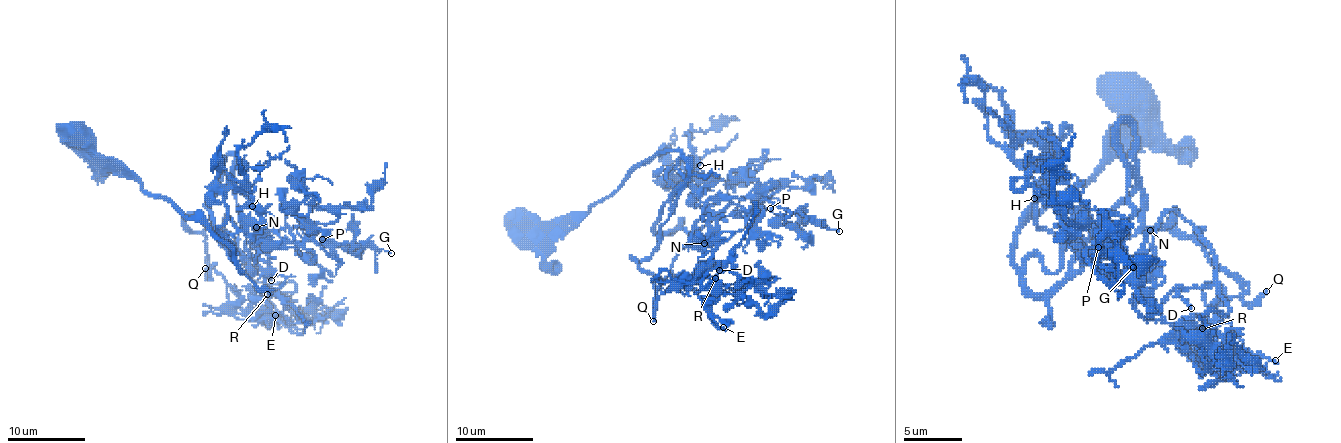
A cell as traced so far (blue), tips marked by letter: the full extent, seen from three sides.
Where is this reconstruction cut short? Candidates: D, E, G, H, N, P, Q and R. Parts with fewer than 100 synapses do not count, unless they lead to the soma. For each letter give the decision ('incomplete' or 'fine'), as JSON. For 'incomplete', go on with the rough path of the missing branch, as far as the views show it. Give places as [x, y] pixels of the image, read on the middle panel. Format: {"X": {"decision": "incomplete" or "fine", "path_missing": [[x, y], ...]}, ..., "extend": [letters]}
{"D": {"decision": "fine"}, "E": {"decision": "fine"}, "G": {"decision": "fine"}, "H": {"decision": "fine"}, "N": {"decision": "fine"}, "P": {"decision": "fine"}, "Q": {"decision": "incomplete", "path_missing": [[653, 321], [651, 335], [669, 321], [682, 325], [680, 366], [704, 372], [743, 415], [770, 425], [780, 417]]}, "R": {"decision": "fine"}, "extend": ["Q"]}

